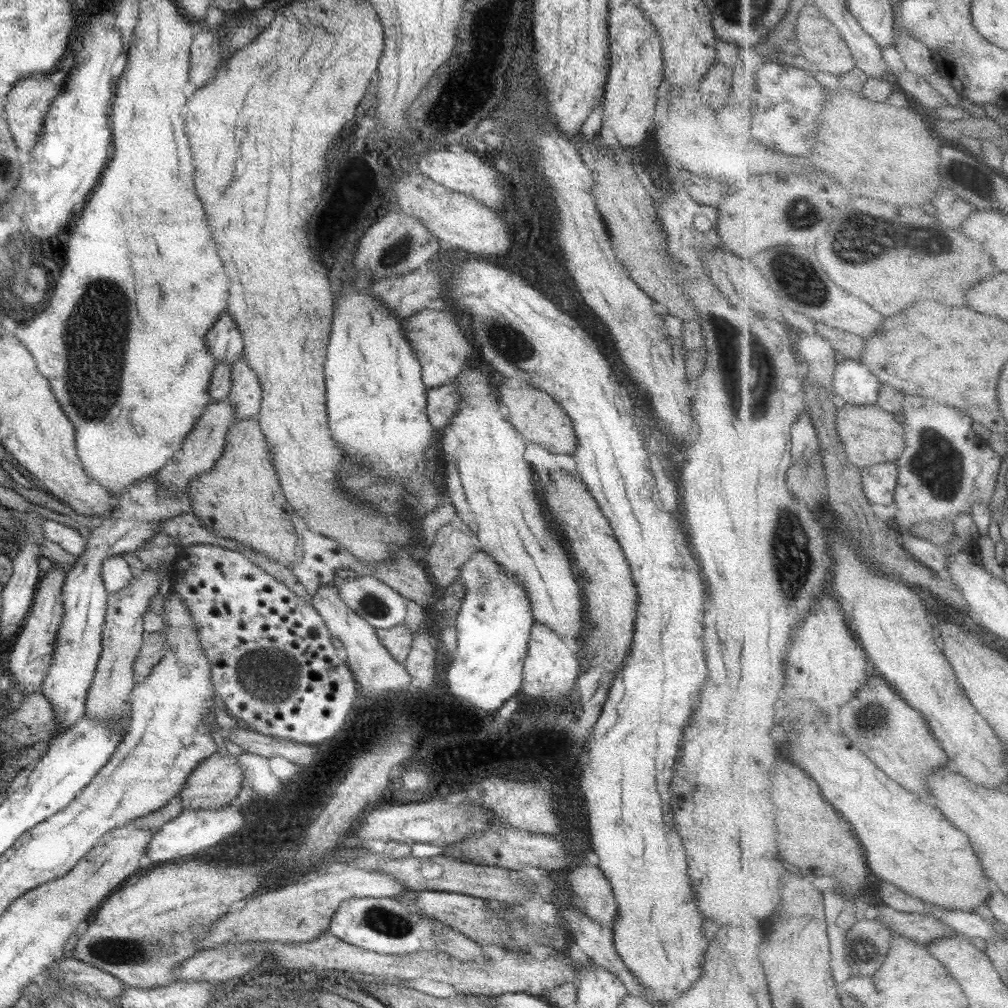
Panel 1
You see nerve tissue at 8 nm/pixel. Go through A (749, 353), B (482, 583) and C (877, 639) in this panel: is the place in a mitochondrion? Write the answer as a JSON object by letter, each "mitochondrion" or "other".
{"A":"mitochondrion","B":"mitochondrion","C":"other"}

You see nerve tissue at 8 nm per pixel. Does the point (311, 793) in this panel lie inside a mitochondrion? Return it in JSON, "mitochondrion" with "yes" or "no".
{"mitochondrion":"no"}

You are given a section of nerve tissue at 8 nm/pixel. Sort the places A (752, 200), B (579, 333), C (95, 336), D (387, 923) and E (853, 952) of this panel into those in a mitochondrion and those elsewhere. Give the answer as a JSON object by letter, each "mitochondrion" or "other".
{"A":"other","B":"other","C":"mitochondrion","D":"mitochondrion","E":"other"}

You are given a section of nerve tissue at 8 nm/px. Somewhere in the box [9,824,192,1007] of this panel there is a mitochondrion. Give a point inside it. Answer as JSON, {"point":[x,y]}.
{"point":[116,951]}

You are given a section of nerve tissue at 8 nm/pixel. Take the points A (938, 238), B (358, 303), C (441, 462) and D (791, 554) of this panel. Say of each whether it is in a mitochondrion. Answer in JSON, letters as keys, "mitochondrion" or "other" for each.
{"A":"other","B":"other","C":"other","D":"mitochondrion"}

